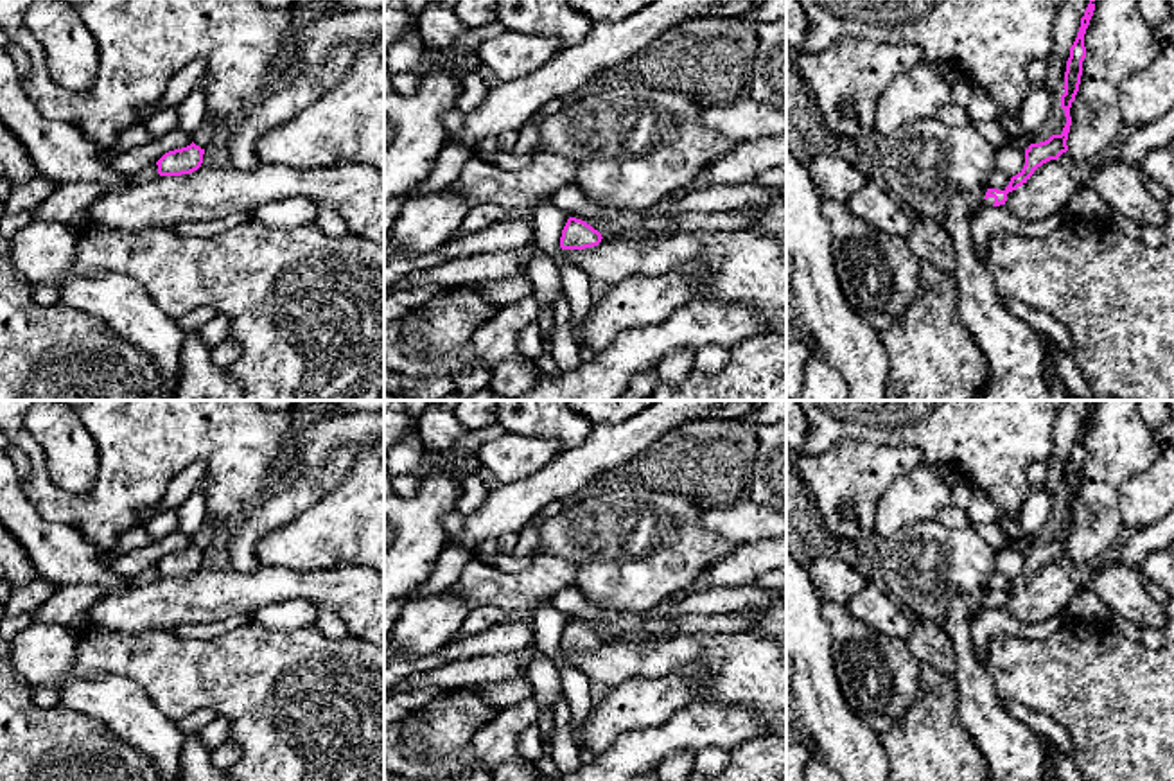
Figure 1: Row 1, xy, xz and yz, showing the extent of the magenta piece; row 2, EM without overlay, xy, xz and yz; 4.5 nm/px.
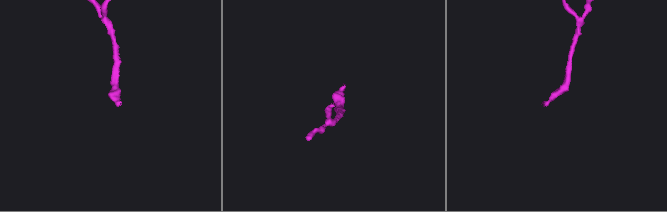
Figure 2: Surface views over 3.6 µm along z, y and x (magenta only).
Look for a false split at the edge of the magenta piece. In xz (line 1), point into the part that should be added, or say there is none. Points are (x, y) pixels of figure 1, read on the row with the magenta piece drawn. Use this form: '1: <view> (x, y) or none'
1: none

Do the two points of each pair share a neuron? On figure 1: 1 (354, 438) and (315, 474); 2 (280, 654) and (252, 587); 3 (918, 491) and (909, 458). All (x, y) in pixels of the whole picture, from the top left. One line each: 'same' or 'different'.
1: same
2: different
3: different

